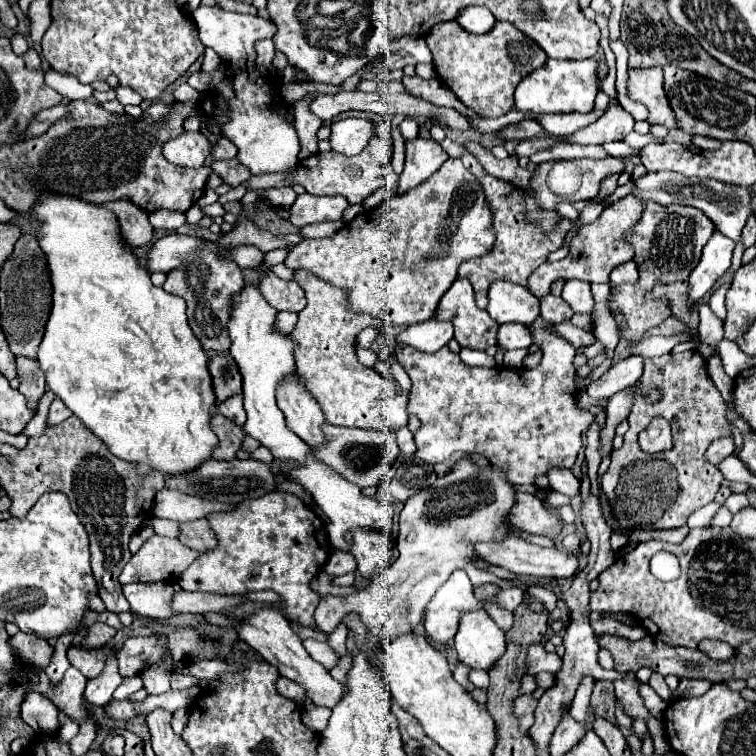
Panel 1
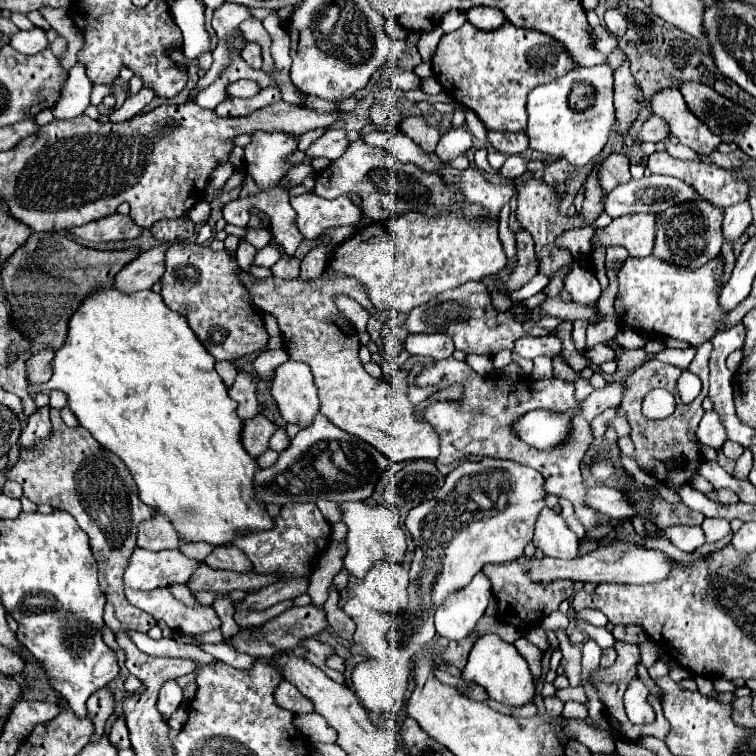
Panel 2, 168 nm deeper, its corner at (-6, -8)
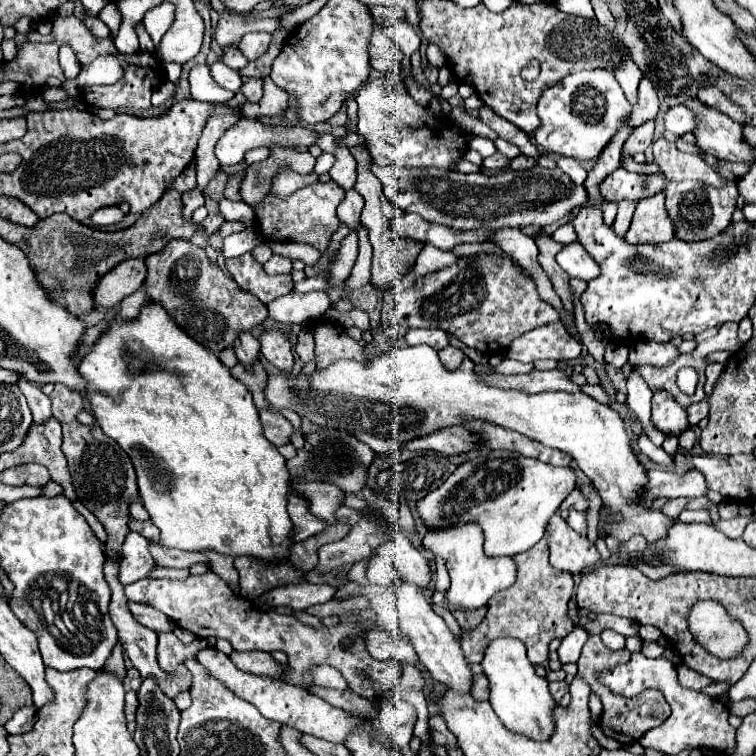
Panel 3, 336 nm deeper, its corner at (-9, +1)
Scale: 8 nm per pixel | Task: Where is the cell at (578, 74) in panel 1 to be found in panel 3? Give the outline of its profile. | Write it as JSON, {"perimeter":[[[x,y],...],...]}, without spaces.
{"perimeter":[[[593,69],[567,75],[559,83],[547,87],[537,103],[541,125],[535,129],[535,141],[549,153],[573,159],[597,159],[599,151],[609,143],[619,119],[631,111],[623,89],[611,71]]]}

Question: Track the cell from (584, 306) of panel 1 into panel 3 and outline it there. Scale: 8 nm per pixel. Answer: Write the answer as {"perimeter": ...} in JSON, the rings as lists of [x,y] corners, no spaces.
{"perimeter":[[[581,243],[565,245],[563,251],[559,251],[559,255],[557,255],[557,263],[561,265],[561,269],[569,277],[577,277],[577,279],[583,279],[583,281],[591,281],[591,279],[595,279],[601,273],[599,265],[583,249]]]}

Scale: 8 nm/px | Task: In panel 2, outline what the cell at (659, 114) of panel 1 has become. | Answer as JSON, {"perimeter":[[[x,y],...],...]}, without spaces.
{"perimeter":[[[668,88],[658,92],[652,98],[654,114],[668,120],[672,134],[680,140],[680,144],[696,150],[698,154],[712,154],[722,142],[702,120],[698,120],[690,108],[684,104],[682,94],[676,88]]]}

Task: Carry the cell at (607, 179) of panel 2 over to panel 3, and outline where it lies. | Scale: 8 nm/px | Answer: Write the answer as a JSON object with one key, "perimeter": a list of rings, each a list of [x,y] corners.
{"perimeter":[[[653,121],[643,123],[643,127],[637,127],[637,131],[631,133],[631,137],[623,145],[623,155],[633,157],[635,153],[643,153],[651,145],[651,139],[653,139]]]}

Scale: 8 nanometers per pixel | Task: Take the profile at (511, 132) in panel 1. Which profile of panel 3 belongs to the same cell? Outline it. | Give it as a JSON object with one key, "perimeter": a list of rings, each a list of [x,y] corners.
{"perimeter":[[[483,105],[483,107],[479,109],[479,119],[481,119],[485,125],[489,125],[501,139],[517,145],[523,155],[535,157],[536,161],[539,159],[539,151],[535,149],[535,145],[531,143],[531,139],[527,137],[527,133],[523,133],[519,127],[515,127],[515,125],[509,123],[509,121],[505,121],[503,117],[495,115],[487,105]]]}

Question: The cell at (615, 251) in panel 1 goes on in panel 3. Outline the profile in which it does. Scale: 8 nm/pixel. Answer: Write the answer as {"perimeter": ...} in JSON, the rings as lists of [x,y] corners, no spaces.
{"perimeter":[[[653,195],[651,199],[641,199],[635,207],[631,227],[625,235],[625,241],[631,245],[639,243],[661,243],[671,241],[673,229],[671,219],[665,213],[665,195]]]}

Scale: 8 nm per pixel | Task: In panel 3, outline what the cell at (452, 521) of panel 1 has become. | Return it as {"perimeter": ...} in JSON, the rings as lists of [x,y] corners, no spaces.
{"perimeter":[[[489,451],[485,457],[461,463],[439,489],[417,501],[417,513],[431,531],[477,523],[485,535],[483,551],[487,557],[513,557],[543,537],[547,519],[575,489],[575,479],[573,469],[567,467],[551,467],[511,451]]]}

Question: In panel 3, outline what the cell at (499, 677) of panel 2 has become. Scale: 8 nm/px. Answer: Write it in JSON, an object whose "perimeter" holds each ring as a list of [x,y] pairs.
{"perimeter":[[[499,637],[493,639],[481,661],[483,673],[489,679],[489,703],[495,709],[501,723],[521,735],[531,739],[547,739],[553,731],[551,711],[555,709],[555,701],[547,689],[547,679],[535,673],[535,667],[529,663],[525,645],[513,637]]]}

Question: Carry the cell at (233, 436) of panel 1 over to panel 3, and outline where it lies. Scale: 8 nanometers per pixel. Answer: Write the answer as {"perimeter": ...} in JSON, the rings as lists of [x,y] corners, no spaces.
{"perimeter":[[[259,411],[259,419],[261,419],[261,427],[263,427],[263,435],[267,437],[269,443],[273,443],[275,447],[281,447],[285,443],[289,443],[289,437],[293,433],[293,425],[277,411]]]}

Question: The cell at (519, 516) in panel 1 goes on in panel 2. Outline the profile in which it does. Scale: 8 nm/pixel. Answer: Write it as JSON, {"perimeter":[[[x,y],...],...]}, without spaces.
{"perimeter":[[[544,508],[536,522],[534,546],[550,558],[576,558],[580,556],[580,540],[568,528],[564,518],[552,508]]]}

